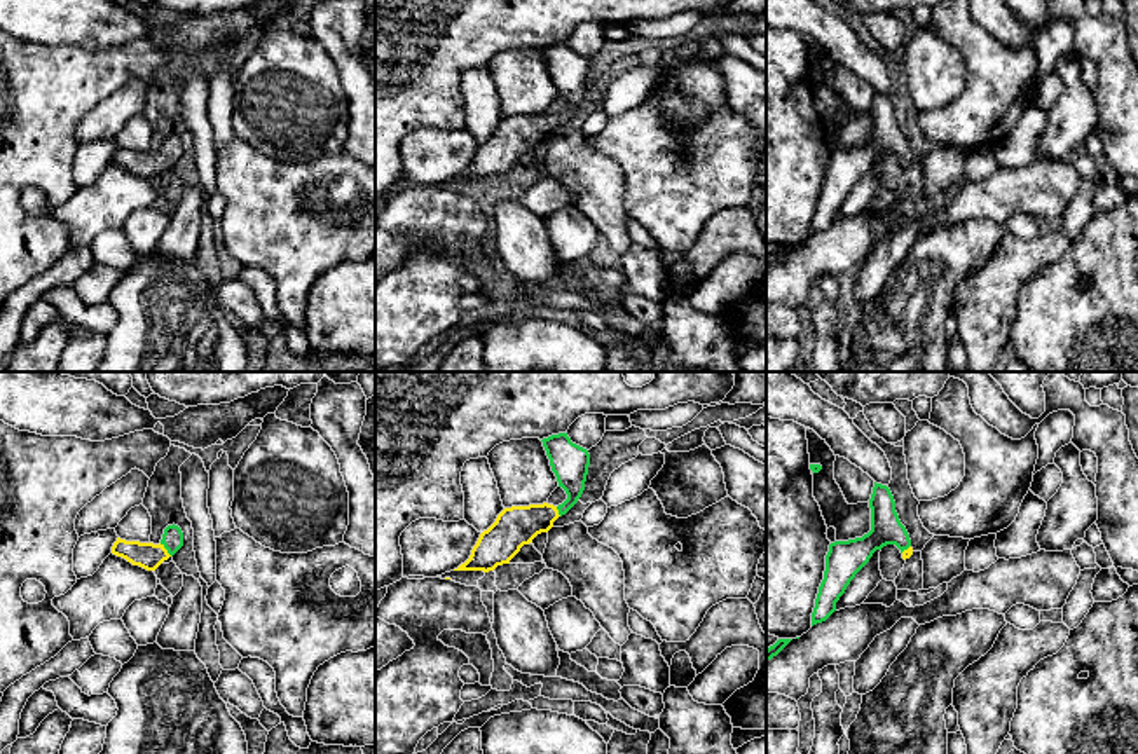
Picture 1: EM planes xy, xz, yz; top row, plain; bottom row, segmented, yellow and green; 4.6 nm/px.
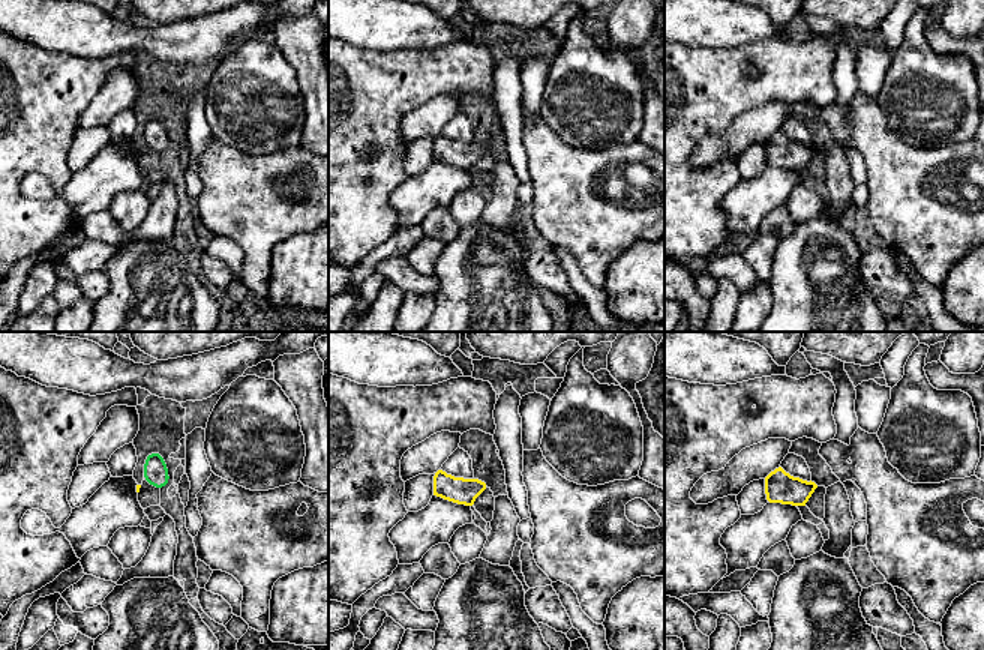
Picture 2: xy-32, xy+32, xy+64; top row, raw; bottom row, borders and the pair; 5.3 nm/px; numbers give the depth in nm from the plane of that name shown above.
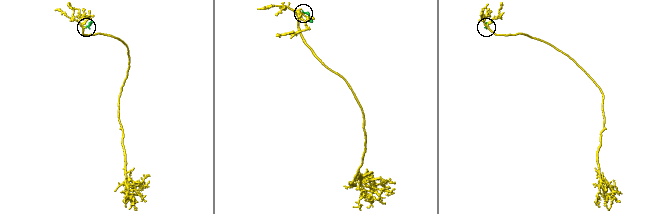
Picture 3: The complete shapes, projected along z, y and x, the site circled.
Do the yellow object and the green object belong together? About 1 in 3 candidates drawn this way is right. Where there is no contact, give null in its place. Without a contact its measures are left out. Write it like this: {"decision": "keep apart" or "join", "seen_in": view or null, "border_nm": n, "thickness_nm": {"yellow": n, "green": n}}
{"decision": "join", "seen_in": "xy", "border_nm": 90, "thickness_nm": {"yellow": 120, "green": 100}}

